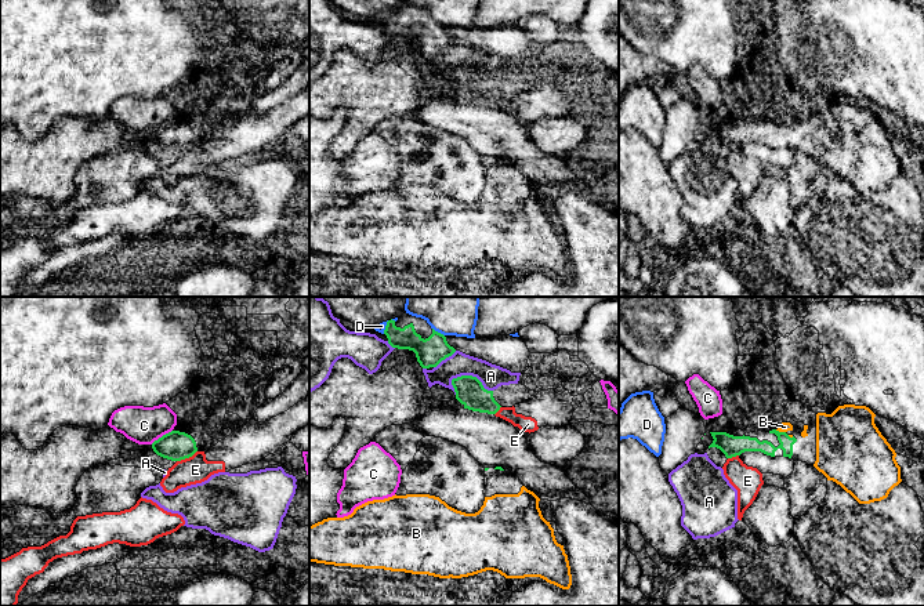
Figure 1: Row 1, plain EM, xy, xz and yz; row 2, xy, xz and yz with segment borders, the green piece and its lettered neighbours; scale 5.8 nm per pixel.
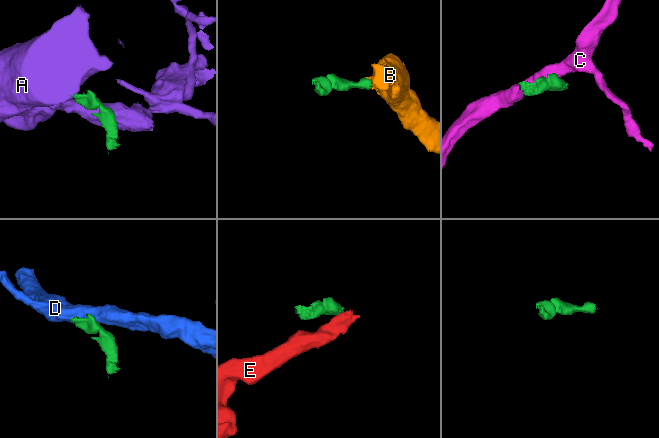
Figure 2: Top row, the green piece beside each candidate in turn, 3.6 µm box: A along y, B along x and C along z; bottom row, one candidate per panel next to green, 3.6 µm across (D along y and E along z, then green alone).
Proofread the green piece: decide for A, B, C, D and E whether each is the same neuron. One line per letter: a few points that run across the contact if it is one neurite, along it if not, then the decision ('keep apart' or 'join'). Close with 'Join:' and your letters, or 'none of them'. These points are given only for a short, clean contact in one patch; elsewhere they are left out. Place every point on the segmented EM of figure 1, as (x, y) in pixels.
A: keep apart
B: line yz (743, 443), (776, 447), (781, 432), (785, 427); join
C: line xy (171, 429), (151, 443); keep apart
D: line xz (432, 327), (444, 336); keep apart
E: line xy (196, 450), (177, 461); keep apart
Join: B

